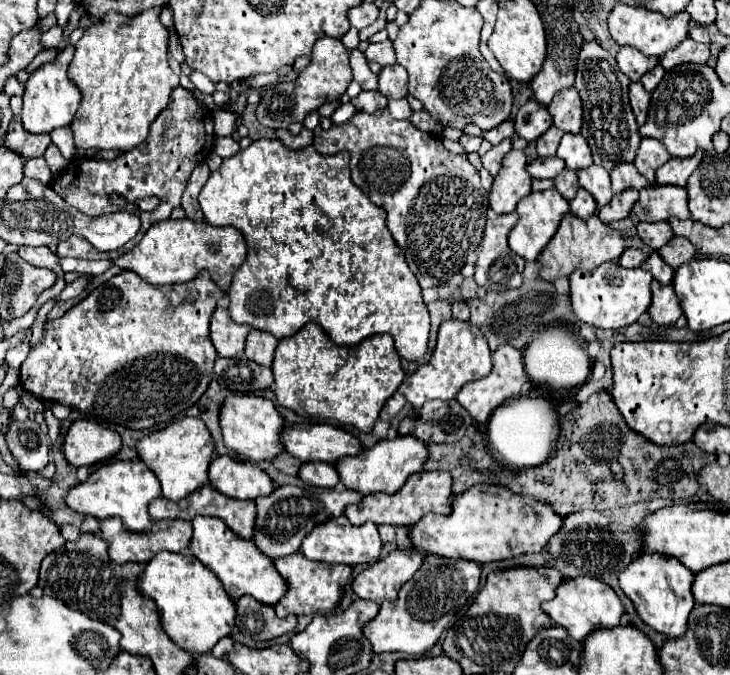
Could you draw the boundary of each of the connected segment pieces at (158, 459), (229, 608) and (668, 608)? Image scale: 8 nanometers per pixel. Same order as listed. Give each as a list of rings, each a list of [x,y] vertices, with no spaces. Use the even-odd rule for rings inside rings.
[[[179,418],[167,428],[147,434],[137,442],[137,452],[141,460],[157,474],[163,496],[169,500],[183,500],[195,492],[195,488],[209,484],[207,468],[215,456],[215,442],[201,418]]]
[[[183,552],[155,554],[139,578],[139,588],[157,602],[167,636],[175,644],[187,648],[191,654],[209,652],[221,638],[231,636],[235,626],[235,600],[223,592],[219,580],[215,580],[215,576],[211,576],[211,572],[207,572],[207,568],[203,568],[195,556]]]
[[[657,552],[641,554],[619,574],[619,586],[633,600],[641,620],[657,632],[667,634],[669,638],[679,638],[687,630],[687,618],[695,606],[695,598],[691,592],[693,580],[695,572],[691,572],[673,556],[663,556]]]

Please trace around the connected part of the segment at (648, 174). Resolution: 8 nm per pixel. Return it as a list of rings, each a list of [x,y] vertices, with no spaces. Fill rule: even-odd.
[[[643,138],[641,144],[639,144],[639,148],[637,148],[637,156],[635,156],[633,164],[649,180],[649,184],[655,184],[655,172],[669,158],[671,158],[669,152],[663,148],[663,144],[659,140],[655,140],[655,138]]]

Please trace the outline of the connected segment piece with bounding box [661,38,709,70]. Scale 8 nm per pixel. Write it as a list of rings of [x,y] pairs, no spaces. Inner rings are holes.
[[[687,38],[679,44],[679,48],[673,48],[671,52],[665,52],[661,56],[661,66],[665,70],[671,70],[673,66],[683,64],[683,62],[705,64],[707,60],[709,60],[709,44],[697,44]]]

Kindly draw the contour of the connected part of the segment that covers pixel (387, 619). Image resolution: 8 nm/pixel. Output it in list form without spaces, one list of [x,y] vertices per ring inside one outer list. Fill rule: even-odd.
[[[425,556],[415,576],[401,588],[395,602],[383,602],[379,614],[363,628],[375,652],[405,652],[425,656],[441,638],[443,630],[469,604],[479,588],[481,566],[471,560],[447,560],[443,556]]]

